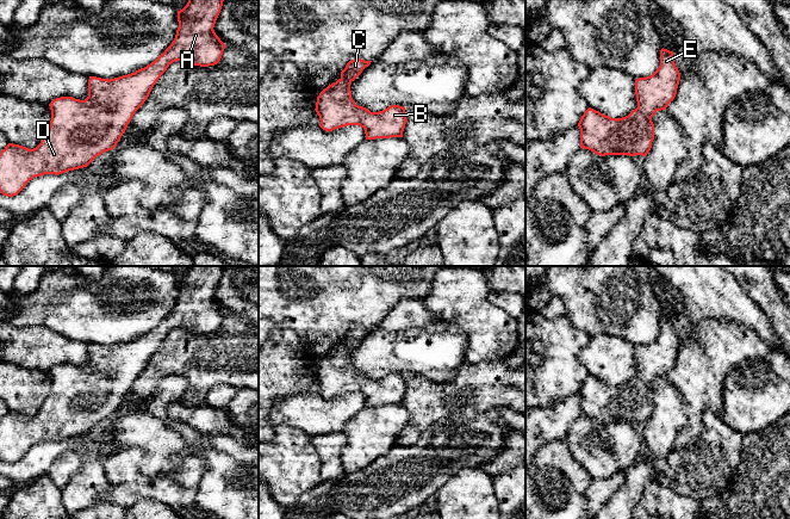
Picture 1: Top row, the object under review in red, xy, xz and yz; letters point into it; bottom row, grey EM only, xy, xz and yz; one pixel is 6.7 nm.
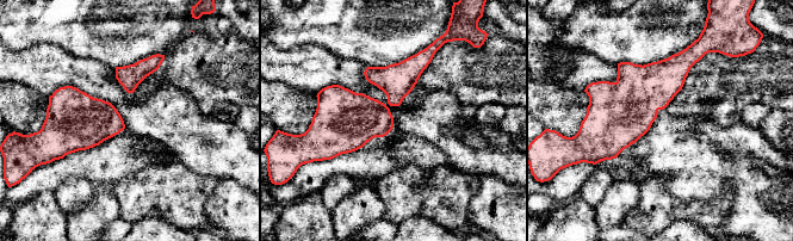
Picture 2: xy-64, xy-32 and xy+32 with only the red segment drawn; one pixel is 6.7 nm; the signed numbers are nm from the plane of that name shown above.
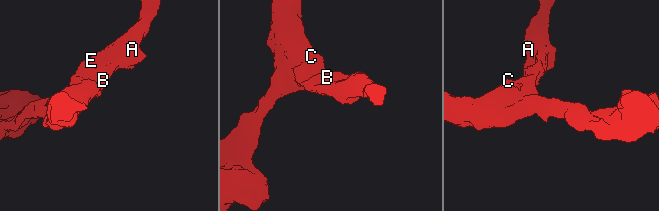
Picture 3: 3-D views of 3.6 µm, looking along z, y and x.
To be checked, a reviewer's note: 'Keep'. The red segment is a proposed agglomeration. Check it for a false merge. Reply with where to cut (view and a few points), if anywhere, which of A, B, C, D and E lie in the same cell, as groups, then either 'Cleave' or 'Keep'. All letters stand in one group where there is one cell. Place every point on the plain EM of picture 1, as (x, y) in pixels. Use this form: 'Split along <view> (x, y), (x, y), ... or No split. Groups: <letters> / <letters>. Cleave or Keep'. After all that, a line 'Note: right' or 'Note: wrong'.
No split. Groups: A B C D E. Keep
Note: right

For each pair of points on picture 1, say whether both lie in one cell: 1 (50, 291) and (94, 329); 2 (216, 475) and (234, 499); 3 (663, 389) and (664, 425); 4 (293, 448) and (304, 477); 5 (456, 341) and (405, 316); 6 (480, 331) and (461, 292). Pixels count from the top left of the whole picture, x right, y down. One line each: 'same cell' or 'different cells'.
1: same cell
2: same cell
3: same cell
4: same cell
5: different cells
6: same cell

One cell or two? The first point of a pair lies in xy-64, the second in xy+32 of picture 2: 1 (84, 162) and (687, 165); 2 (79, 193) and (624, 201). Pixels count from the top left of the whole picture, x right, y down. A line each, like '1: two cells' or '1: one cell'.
1: two cells
2: two cells

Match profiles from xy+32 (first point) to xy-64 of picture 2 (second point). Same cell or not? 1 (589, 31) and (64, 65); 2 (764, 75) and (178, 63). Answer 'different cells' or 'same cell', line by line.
1: different cells
2: same cell

